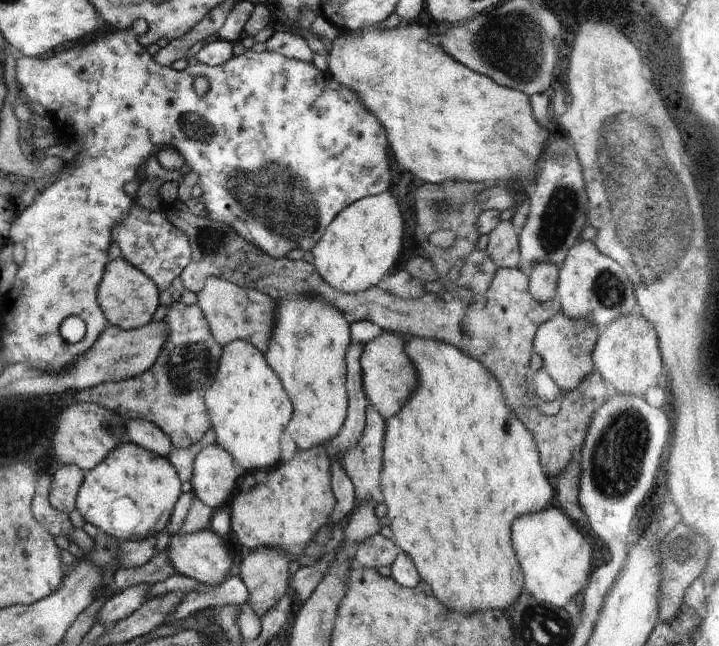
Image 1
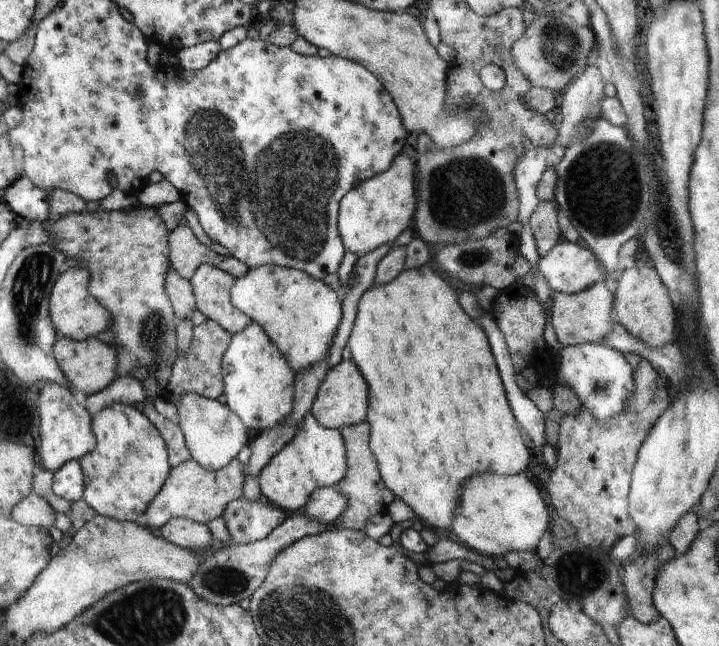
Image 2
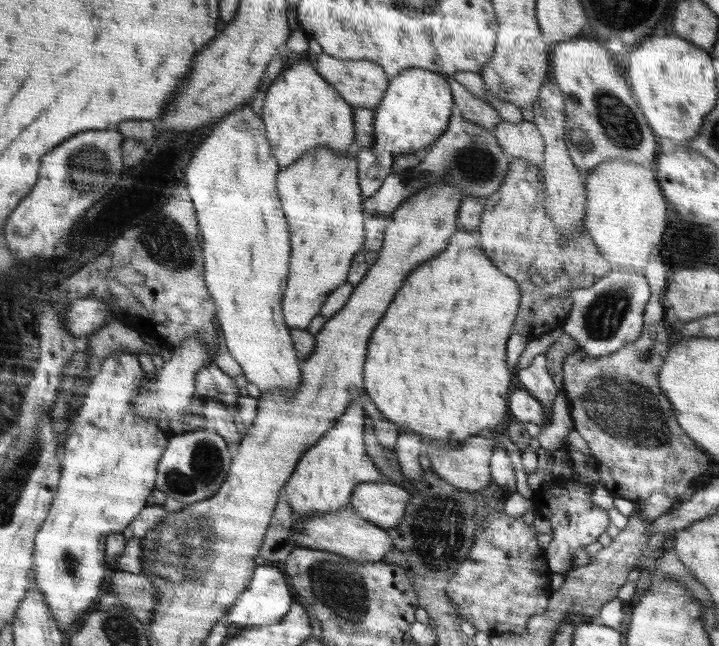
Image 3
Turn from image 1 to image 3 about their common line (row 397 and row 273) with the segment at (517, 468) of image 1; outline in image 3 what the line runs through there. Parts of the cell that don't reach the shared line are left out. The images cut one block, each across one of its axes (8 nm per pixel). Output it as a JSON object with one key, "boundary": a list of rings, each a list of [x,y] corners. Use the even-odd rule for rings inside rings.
{"boundary":[[[458,229],[450,237],[447,248],[444,251],[430,258],[430,260],[422,262],[420,266],[416,266],[412,270],[408,280],[404,280],[402,288],[394,296],[394,300],[392,300],[390,308],[386,310],[384,318],[374,328],[370,344],[368,344],[368,358],[366,358],[366,364],[364,364],[363,376],[364,382],[366,382],[366,394],[376,404],[380,414],[386,420],[392,421],[392,424],[396,424],[400,430],[416,432],[422,438],[422,444],[426,444],[426,447],[441,449],[442,451],[457,450],[464,440],[477,435],[491,433],[496,424],[500,424],[502,418],[506,416],[506,412],[509,411],[508,399],[511,394],[508,392],[508,388],[510,388],[512,380],[510,379],[511,372],[508,372],[508,366],[506,366],[506,342],[508,342],[508,336],[512,333],[512,325],[514,325],[514,321],[518,316],[520,288],[513,278],[502,274],[492,264],[490,258],[481,250],[479,240],[480,236],[477,231]]]}

